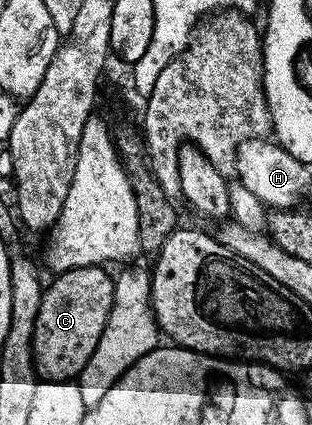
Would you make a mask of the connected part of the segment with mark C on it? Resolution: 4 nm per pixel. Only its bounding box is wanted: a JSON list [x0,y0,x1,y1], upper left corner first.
[33,266,114,382]

